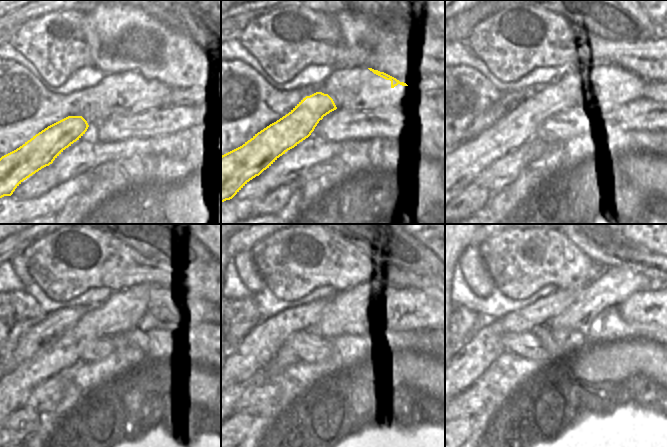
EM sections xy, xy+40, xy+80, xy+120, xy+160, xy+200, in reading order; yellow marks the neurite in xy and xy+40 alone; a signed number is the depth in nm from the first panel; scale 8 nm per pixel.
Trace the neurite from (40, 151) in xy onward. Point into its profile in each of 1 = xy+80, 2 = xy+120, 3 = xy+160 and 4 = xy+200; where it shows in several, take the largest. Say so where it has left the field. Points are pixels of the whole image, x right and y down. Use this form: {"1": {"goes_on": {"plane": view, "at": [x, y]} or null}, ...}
{"1": {"goes_on": {"plane": "xy+80", "at": [465, 162]}}, "2": {"goes_on": {"plane": "xy+120", "at": [123, 310]}}, "3": {"goes_on": {"plane": "xy+160", "at": [348, 312]}}, "4": {"goes_on": {"plane": "xy+200", "at": [611, 290]}}}

